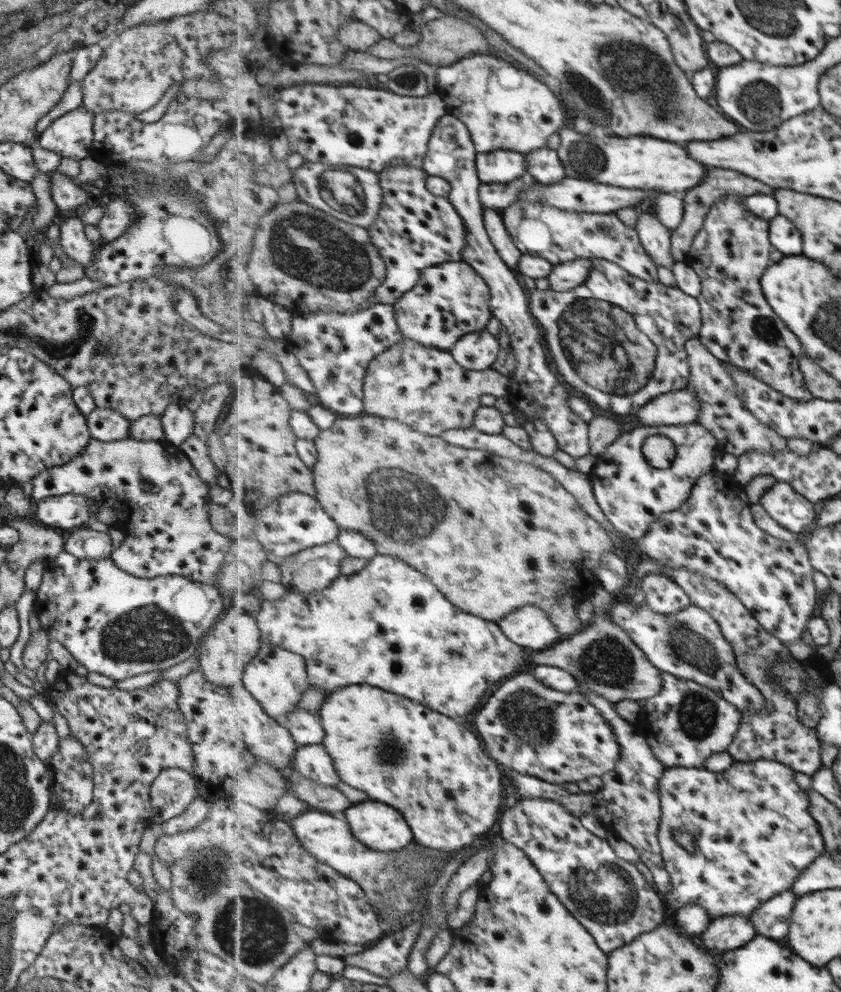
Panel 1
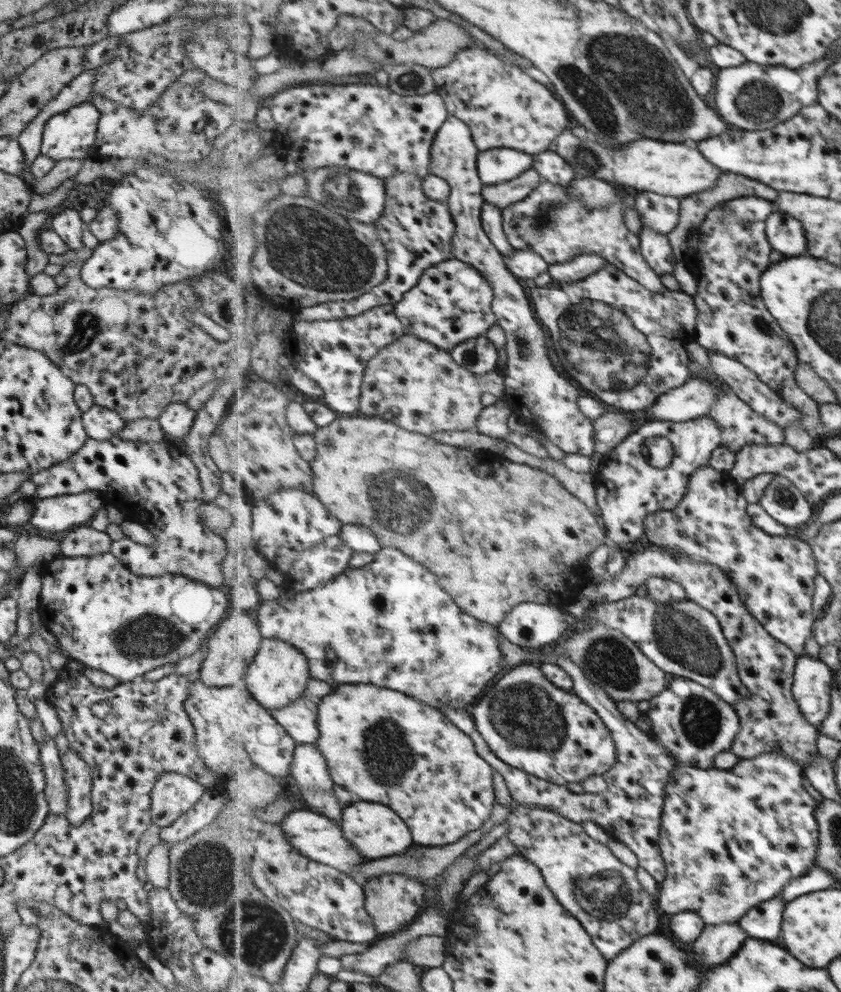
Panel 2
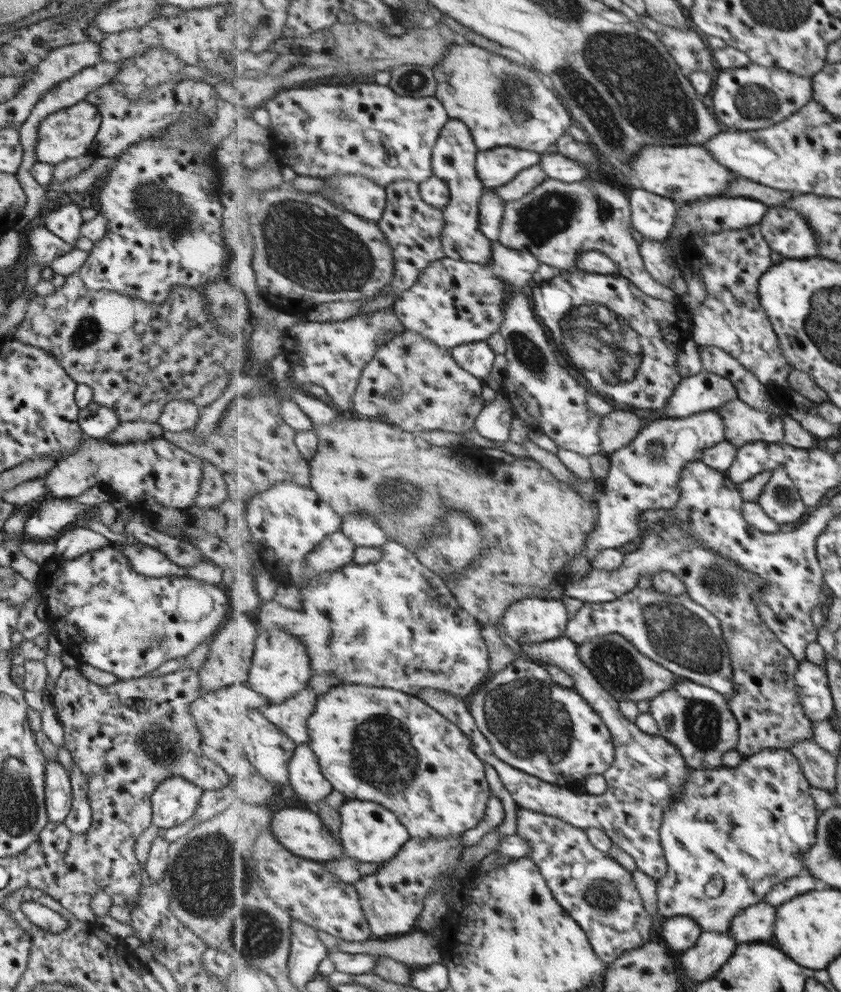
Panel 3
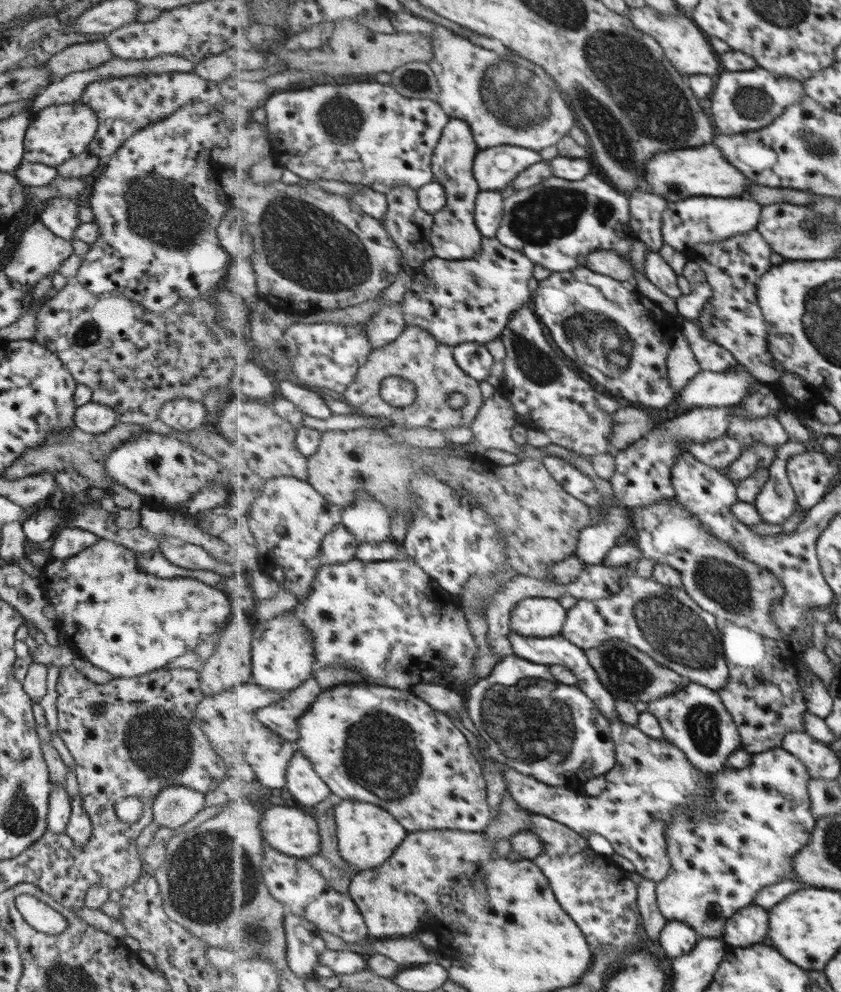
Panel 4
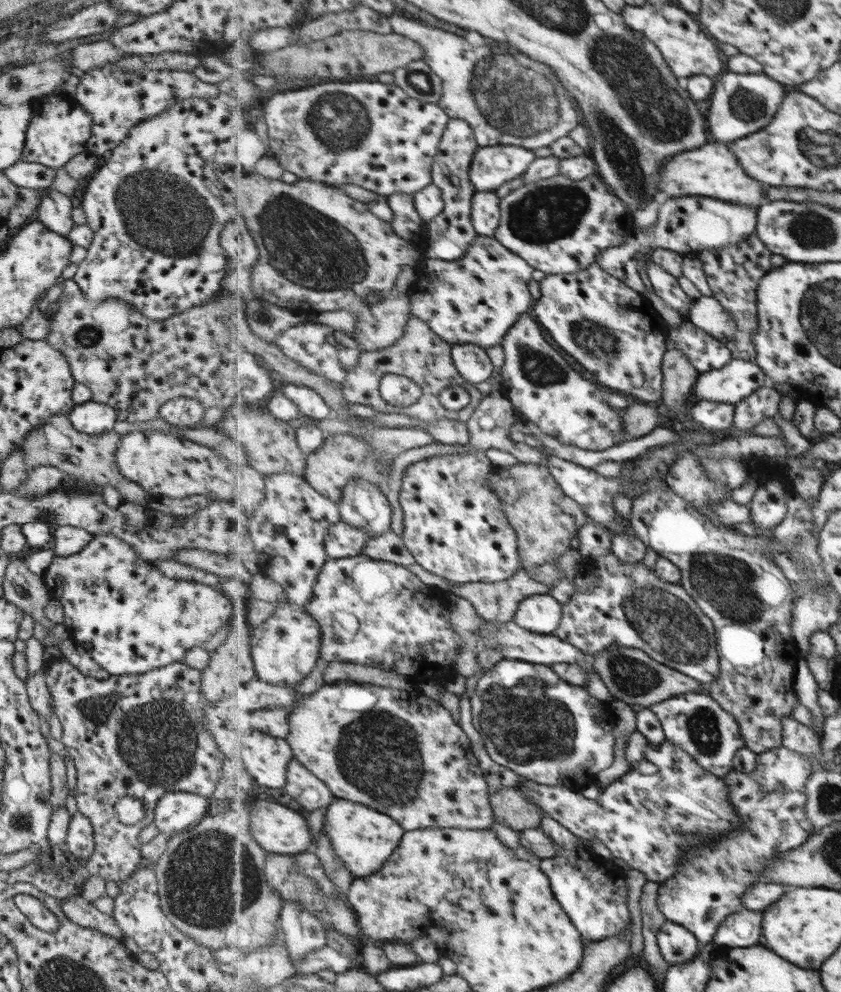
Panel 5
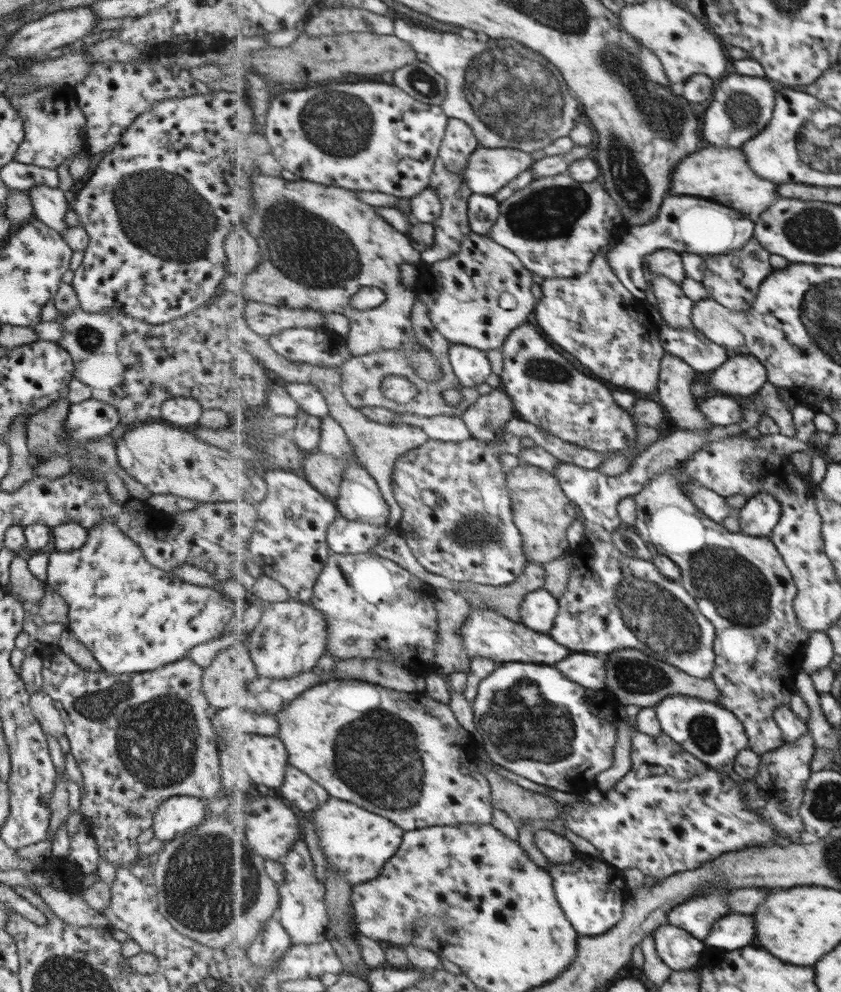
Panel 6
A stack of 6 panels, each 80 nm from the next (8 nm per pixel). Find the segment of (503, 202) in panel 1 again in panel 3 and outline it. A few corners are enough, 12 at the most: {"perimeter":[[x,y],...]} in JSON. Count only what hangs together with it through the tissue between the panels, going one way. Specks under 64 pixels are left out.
{"perimeter":[[540,164],[521,171],[504,187],[487,189],[507,203],[521,200],[547,179]]}

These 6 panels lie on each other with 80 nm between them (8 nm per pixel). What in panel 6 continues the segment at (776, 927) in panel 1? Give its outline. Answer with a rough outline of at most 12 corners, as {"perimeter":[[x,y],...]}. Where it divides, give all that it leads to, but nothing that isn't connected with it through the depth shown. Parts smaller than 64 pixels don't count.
{"perimeter":[[729,913],[704,944],[727,950],[756,942],[755,915]]}

